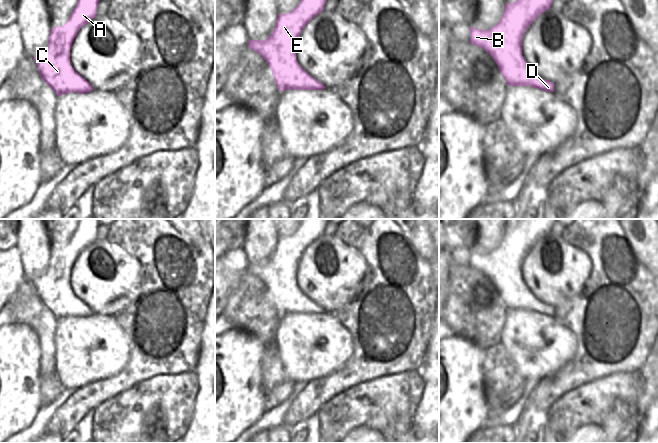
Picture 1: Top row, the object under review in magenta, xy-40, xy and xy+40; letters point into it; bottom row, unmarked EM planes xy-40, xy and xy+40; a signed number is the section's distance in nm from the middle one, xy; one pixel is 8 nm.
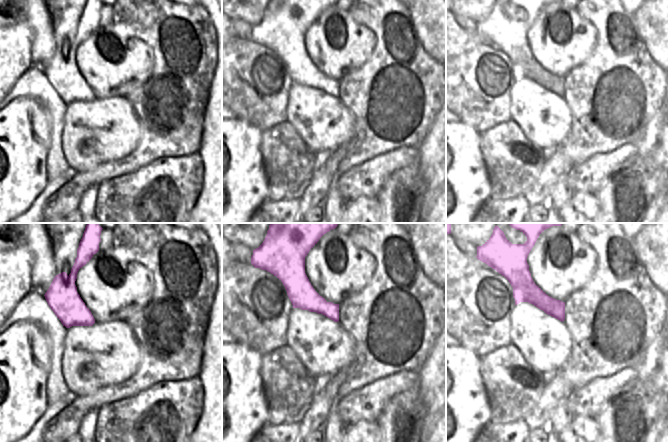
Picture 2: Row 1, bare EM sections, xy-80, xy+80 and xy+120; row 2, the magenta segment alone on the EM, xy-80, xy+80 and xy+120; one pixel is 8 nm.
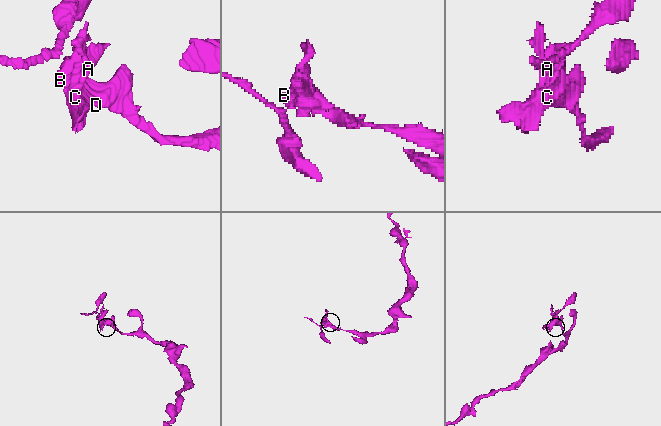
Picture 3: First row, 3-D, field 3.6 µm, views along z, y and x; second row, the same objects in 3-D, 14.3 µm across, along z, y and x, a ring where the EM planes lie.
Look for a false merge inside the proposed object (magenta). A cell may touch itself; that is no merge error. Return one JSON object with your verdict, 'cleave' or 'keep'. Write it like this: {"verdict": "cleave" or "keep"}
{"verdict": "cleave"}

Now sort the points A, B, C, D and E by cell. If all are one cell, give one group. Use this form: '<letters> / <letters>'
A B C E / D

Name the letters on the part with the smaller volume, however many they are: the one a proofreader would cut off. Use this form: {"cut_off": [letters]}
{"cut_off": ["A", "B", "C", "E"]}

